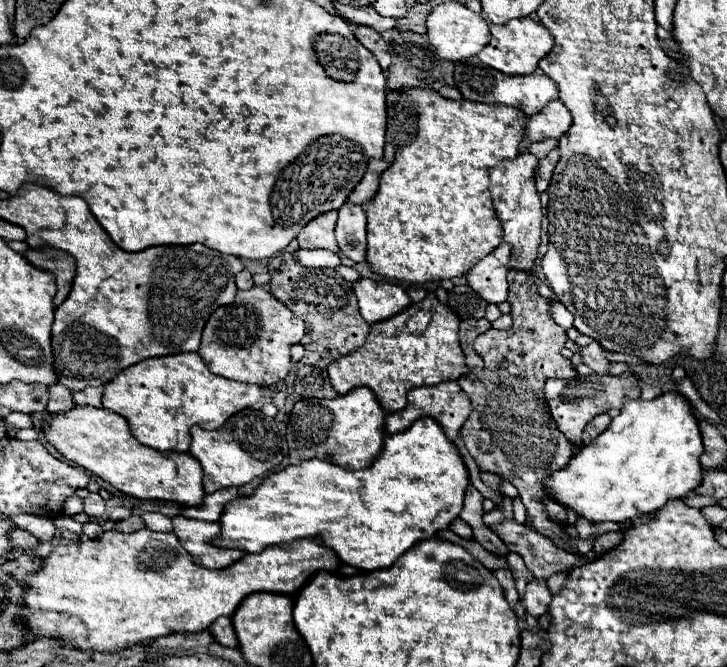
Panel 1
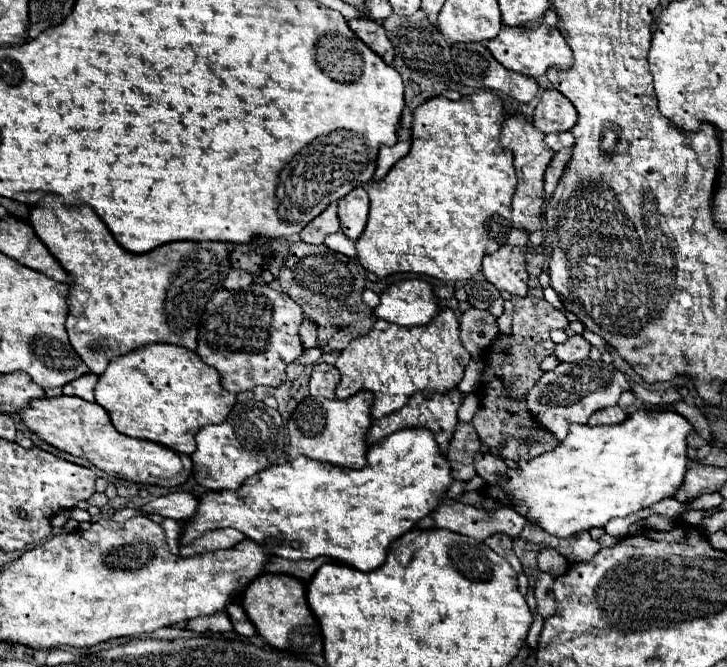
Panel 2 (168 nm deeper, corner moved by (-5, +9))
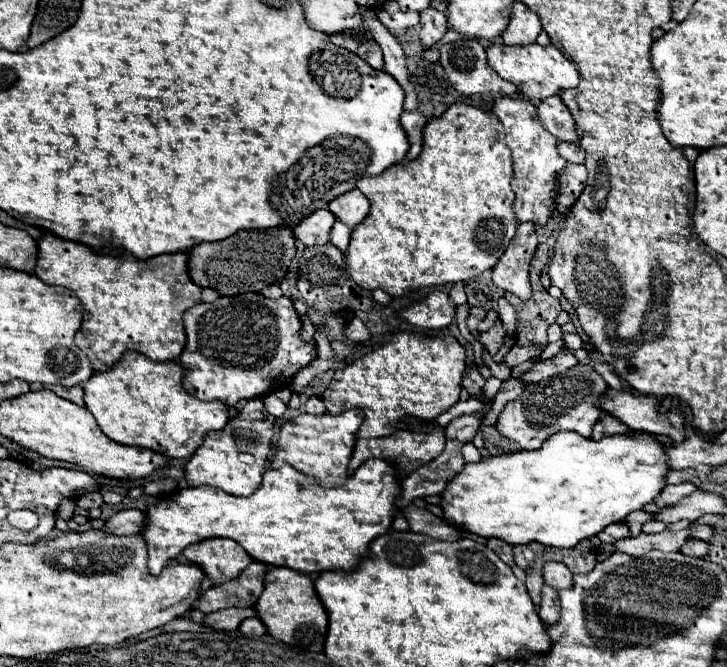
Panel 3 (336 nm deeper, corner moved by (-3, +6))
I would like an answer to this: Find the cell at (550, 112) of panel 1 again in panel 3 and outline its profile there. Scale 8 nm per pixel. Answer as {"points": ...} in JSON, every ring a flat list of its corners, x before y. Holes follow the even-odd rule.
{"points":[[547,97,537,105,539,123,559,141,577,141,575,121,561,97]]}

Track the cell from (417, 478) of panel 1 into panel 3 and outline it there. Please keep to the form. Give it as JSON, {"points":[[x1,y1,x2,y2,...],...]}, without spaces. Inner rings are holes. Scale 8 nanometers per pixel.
{"points":[[369,459,349,477,341,487,323,487,313,477,297,471,291,465,279,469,267,469,259,489,249,497,235,497,215,487,189,487,181,489,157,505,145,509,147,523,143,527,143,537,149,551,149,571,159,575,169,559,175,559,187,545,209,539,227,537,235,539,255,561,271,563,277,567,289,567,301,573,321,573,325,569,355,569,375,537,387,533,399,513,397,501,401,497,401,481,395,477,395,465,387,465,383,459]]}

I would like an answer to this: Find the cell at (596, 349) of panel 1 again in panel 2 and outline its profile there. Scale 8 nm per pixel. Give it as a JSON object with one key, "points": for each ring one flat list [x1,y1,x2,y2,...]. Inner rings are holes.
{"points":[[577,334,567,342,555,346,555,358,559,362,581,362,589,356,589,350,591,350,591,344]]}

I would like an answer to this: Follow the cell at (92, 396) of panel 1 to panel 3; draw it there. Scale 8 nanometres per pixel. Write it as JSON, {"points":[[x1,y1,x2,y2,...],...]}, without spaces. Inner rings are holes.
{"points":[[55,385,55,389,51,389,53,393,57,393,59,397,63,399,69,399,77,405,83,405,83,387,61,387,61,385]]}

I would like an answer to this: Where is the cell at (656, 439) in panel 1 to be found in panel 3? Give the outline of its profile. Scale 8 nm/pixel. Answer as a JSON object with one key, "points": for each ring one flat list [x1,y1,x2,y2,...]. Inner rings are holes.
{"points":[[559,431,555,433,553,437,549,437,541,449,537,451,521,451,521,453,503,453,503,455,497,455,497,457,483,457,479,463,467,463,465,469,453,479,449,481,447,489,443,491,443,501,441,501,441,507,445,511,445,519,451,523,451,525,461,525,463,529,475,533,475,535,481,535,481,537,499,537,503,541,507,541,509,545,525,545,525,543,531,543,531,541,539,541,543,545,549,545,549,547,575,547,581,539,589,539,593,535,597,535,599,531,603,531,607,525,611,523,619,523,623,521,629,513,637,511,637,509,643,509,647,503,651,503,655,499,655,495,659,495,665,487,665,479,667,479,667,455,665,455,665,449,661,445,661,441,649,433,625,433,625,435,617,435,617,437,603,437,599,441,595,439,587,439,587,437,581,437,579,433,575,431]]}

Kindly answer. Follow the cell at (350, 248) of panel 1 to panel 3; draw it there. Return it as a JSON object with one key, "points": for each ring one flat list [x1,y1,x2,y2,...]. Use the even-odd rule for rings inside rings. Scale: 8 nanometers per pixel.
{"points":[[351,189,351,193,345,193,343,197,331,201,329,211,349,229,355,229,367,217,369,201,359,189]]}

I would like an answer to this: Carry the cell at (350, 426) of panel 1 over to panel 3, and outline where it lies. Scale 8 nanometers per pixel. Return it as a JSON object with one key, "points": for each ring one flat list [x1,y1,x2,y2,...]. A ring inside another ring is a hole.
{"points":[[349,409,339,415,323,413,323,415,311,415,301,413,293,419,289,419,281,427,279,435,279,451,271,463,271,467,279,467,281,463,293,465,301,473,307,473,315,479,319,479,321,485,343,485,349,475,349,461,355,447,355,435,363,423,363,409]]}

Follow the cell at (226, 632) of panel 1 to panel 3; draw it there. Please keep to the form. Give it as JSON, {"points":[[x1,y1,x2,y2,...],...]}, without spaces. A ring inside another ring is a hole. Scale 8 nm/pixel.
{"points":[[249,617,249,619,245,619,245,621,239,625,239,631,241,631,243,635,253,637,253,635,263,635,263,633,265,633,265,627,263,627,263,623,261,623,257,617]]}

